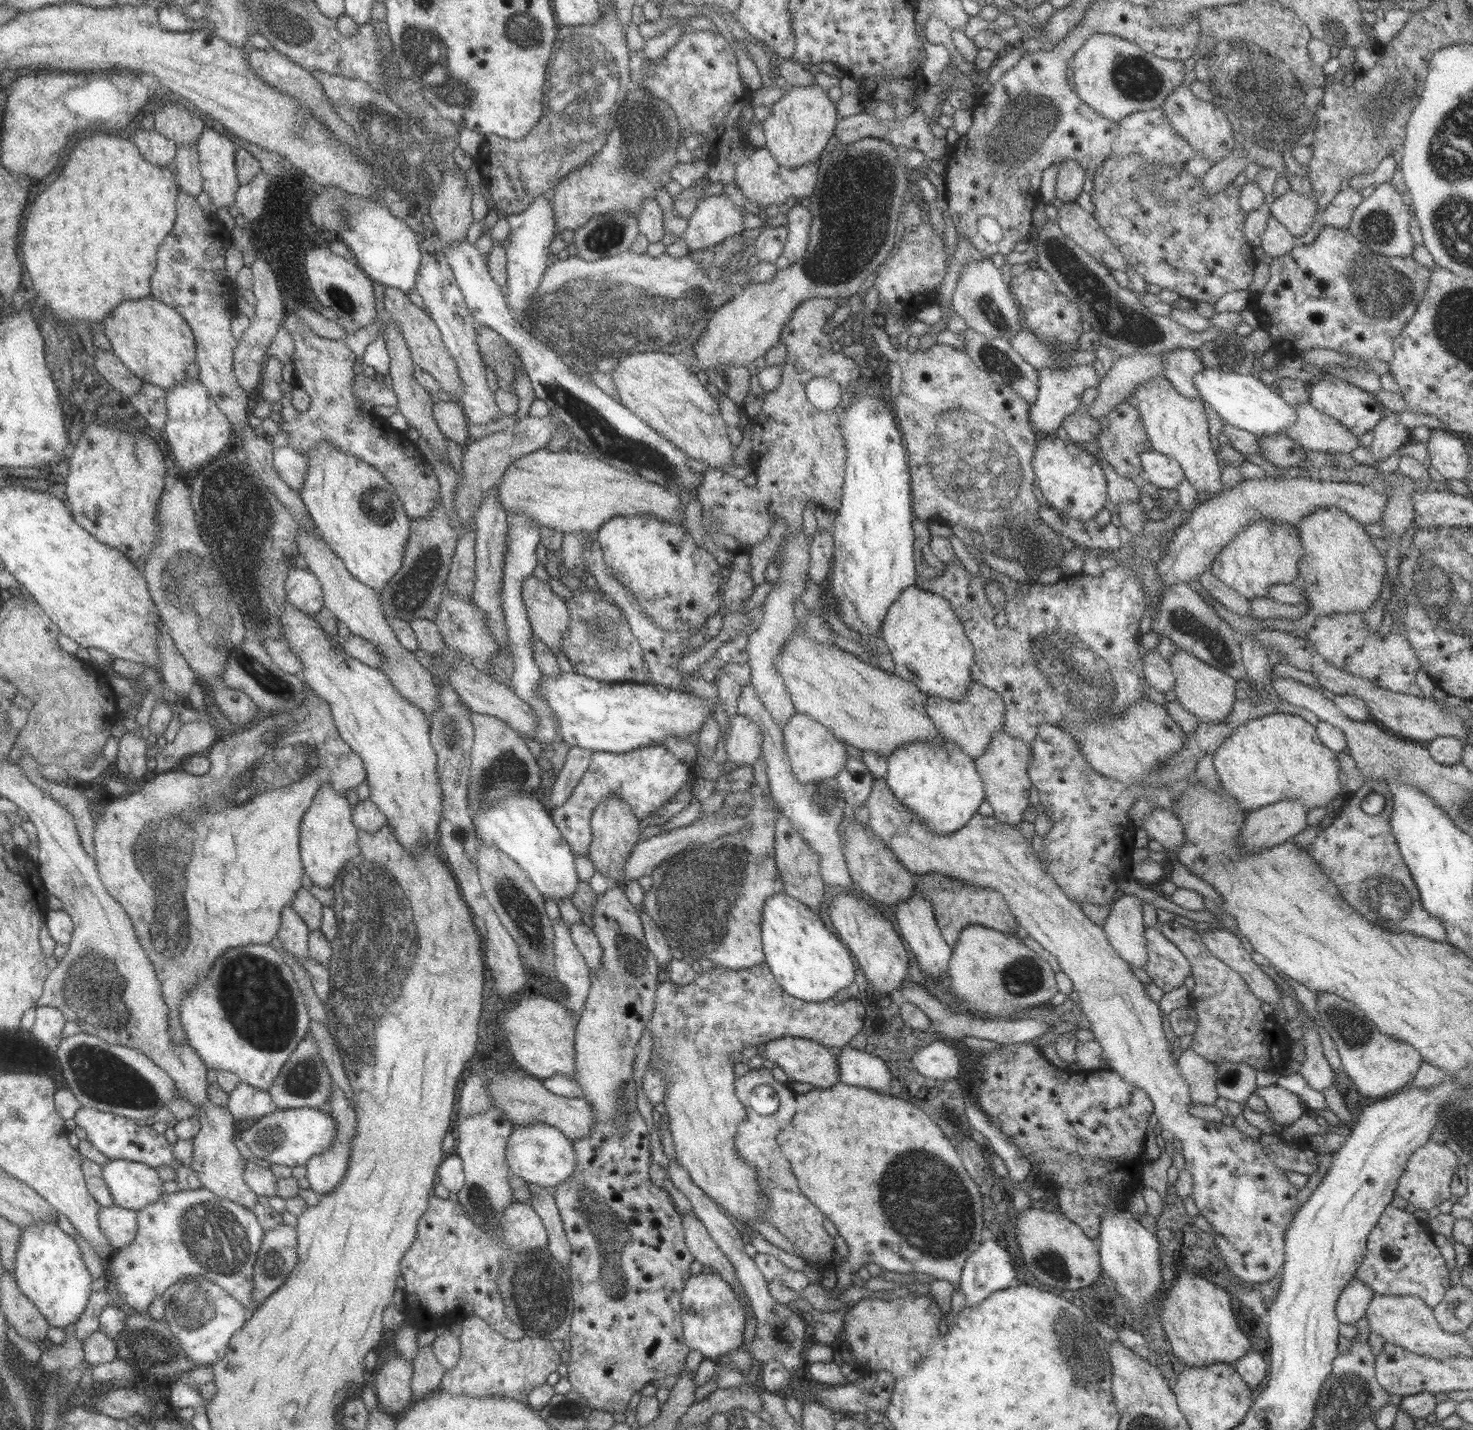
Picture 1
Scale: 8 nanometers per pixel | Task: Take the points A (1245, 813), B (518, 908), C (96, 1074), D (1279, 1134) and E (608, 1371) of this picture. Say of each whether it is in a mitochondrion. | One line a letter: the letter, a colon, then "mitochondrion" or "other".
A: other
B: mitochondrion
C: mitochondrion
D: other
E: other

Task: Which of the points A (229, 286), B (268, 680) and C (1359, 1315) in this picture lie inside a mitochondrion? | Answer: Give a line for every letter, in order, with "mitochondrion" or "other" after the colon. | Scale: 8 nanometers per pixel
A: other
B: mitochondrion
C: other

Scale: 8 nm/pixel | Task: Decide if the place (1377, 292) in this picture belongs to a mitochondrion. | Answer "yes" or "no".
yes

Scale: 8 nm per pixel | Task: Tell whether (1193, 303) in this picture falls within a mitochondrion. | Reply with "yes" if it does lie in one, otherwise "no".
no

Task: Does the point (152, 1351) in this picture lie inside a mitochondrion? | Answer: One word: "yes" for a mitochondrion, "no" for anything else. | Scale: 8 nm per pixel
yes

